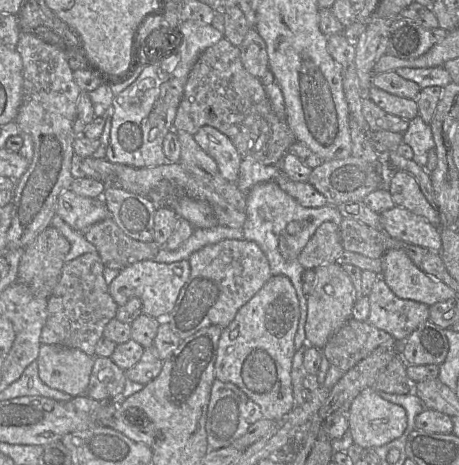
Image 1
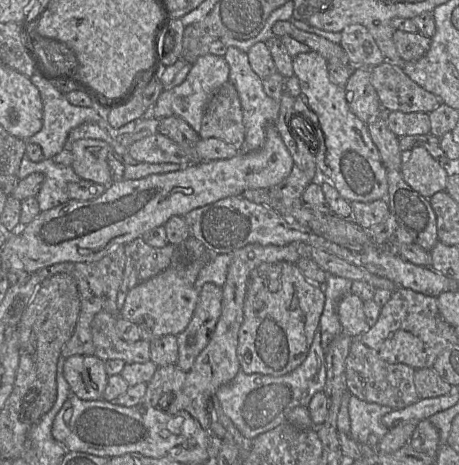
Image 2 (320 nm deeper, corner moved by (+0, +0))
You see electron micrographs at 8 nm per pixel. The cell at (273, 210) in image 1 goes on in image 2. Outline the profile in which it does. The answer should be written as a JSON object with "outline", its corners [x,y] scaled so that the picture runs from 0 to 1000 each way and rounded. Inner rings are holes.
{"outline":[[[501,99],[492,108],[488,125],[499,140],[499,174],[519,198],[529,243],[534,299],[521,327],[551,327],[566,320],[575,310],[580,273],[588,267],[601,269],[610,226],[606,217],[588,211],[575,198],[571,170],[549,151],[538,114]]]}

